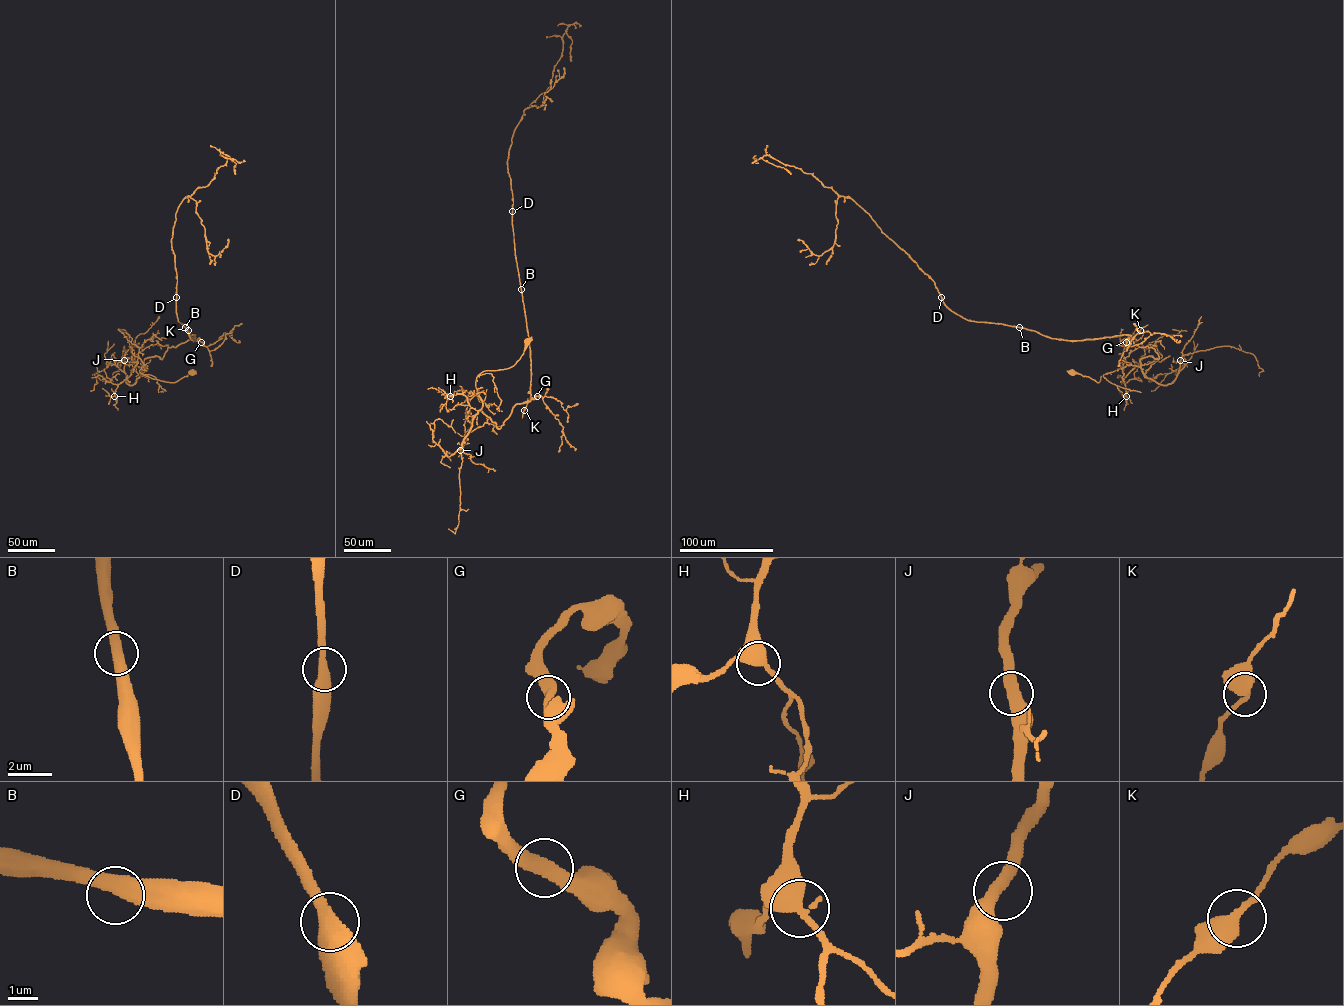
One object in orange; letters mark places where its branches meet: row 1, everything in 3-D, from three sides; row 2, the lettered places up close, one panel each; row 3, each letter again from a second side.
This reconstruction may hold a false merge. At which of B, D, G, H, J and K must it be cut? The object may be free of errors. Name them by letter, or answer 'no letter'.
no letter

